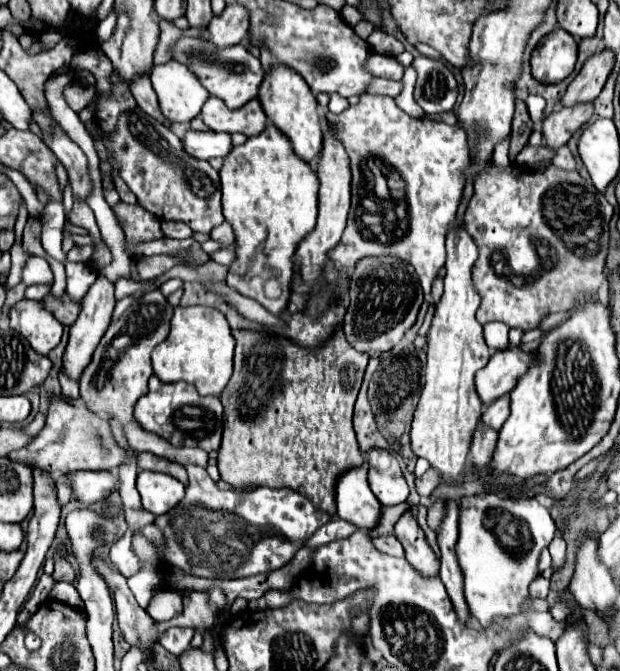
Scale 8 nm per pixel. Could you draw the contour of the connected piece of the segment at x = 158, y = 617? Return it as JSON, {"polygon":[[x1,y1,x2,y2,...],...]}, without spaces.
{"polygon":[[159,591,151,597,151,603,145,609,155,621,169,621,183,611,183,601,177,591]]}

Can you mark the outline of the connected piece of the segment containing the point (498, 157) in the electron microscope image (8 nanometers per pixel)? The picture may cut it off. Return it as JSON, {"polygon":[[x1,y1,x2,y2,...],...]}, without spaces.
{"polygon":[[507,137,507,139,503,139,503,143,501,143,499,147,495,147,495,155,493,155,493,159,495,159,495,165,499,165,499,167,505,167,505,165,509,165,507,151,509,151,509,137]]}

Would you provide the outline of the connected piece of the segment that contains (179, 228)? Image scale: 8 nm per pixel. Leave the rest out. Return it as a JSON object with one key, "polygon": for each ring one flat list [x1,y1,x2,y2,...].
{"polygon":[[161,221,163,233,165,237,173,237,173,239,187,239,191,235,189,227,185,223,175,223,175,221]]}

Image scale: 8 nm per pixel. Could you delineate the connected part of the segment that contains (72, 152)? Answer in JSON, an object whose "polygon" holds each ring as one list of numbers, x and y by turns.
{"polygon":[[61,129,55,131,55,135,43,133,43,141,59,157,59,161,65,165,65,169,69,173,69,179,71,179,73,195,81,197,81,199,87,199,87,195,91,191,91,181,89,181,89,175,87,175,85,153]]}

